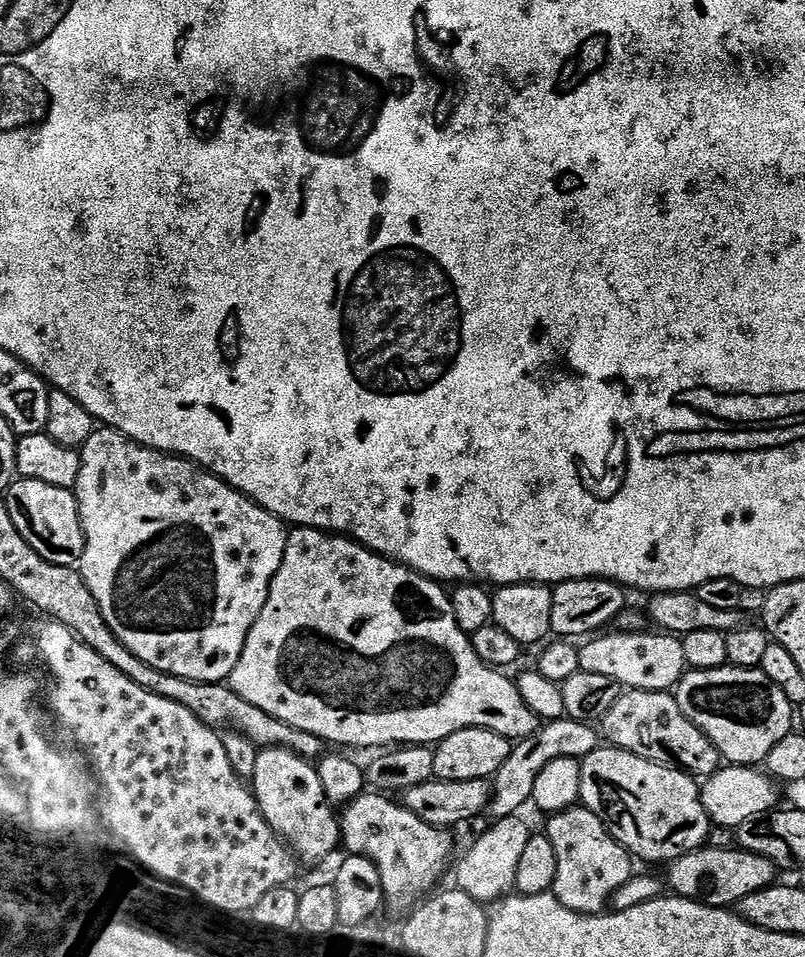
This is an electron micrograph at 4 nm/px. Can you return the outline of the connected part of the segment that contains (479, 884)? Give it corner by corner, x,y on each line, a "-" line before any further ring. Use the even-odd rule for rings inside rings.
520,818
492,822
461,858
460,865
456,868
455,887
477,900
481,906
505,899
513,891
518,861
522,858
522,850
526,850
529,839
528,828

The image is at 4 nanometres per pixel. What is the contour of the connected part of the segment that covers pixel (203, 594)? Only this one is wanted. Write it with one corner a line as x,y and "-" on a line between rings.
104,426
93,431
92,437
79,449
80,473
76,479
74,495
76,508
80,512
80,529
84,532
84,551
80,554
78,571
88,588
88,594
96,604
96,611
126,651
134,654
146,666
159,672
169,672
183,680
193,680
196,684
218,684
227,681
232,675
234,666
238,666
238,658
244,649
248,632
254,626
258,614
268,597
268,588
276,577
278,566
282,562
285,525
276,516
272,516
265,508
253,504
247,496
225,484
224,481
196,467
190,460
177,458
167,454
160,455
152,448
144,448
135,444
120,432
113,432

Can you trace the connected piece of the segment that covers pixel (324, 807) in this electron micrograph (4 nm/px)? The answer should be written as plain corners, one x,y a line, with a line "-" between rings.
286,748
257,751
256,765
250,777
250,791
256,797
256,805
264,821
297,857
324,860
338,848
341,839
337,817
332,817
333,809
324,799
315,767
303,757

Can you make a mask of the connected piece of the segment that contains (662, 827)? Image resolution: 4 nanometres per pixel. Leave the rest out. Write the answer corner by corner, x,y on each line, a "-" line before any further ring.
598,746
580,760
579,803
598,817
612,839
637,861
649,860
652,864
664,866
705,847
710,822
701,806
700,789
701,785
689,773
682,772
679,768
653,764
650,760
623,752
621,748

